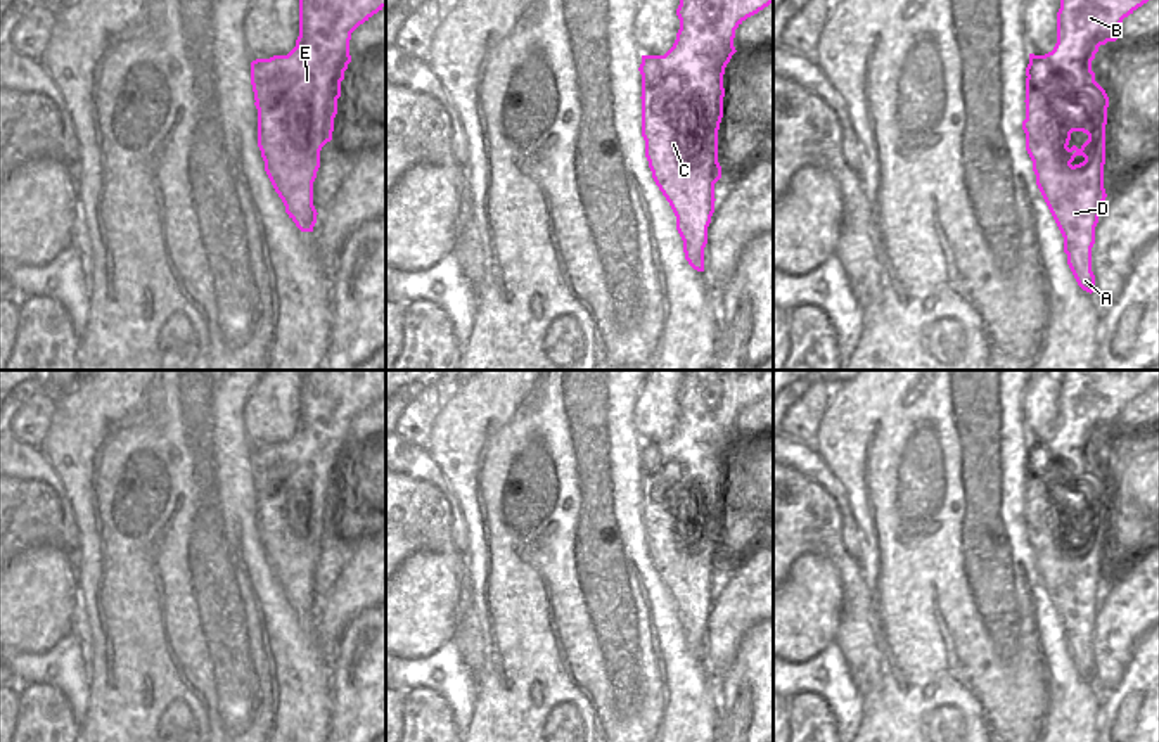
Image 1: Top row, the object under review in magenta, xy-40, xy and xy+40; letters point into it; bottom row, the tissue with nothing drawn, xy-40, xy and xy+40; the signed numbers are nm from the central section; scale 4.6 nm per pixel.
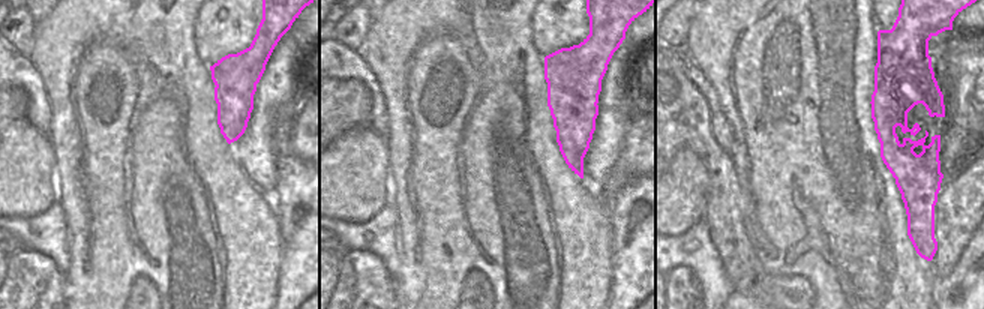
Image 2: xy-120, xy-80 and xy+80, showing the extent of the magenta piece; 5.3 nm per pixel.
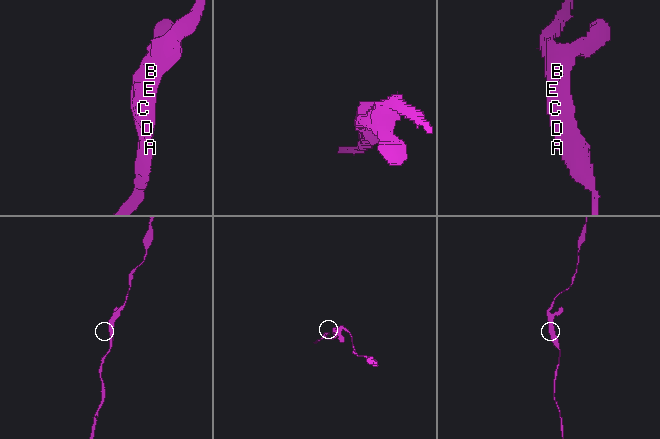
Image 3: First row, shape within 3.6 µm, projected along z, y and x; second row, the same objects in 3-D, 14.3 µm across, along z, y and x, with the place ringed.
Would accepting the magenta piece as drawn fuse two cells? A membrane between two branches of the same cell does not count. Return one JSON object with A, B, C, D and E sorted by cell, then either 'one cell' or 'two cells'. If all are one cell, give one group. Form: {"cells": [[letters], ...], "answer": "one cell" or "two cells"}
{"cells": [["A", "B", "C", "D", "E"]], "answer": "one cell"}

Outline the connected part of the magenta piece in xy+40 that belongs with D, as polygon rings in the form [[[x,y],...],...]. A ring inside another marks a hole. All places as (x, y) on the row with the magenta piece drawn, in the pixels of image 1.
[[[1060,0],[1060,9],[1057,12],[1057,43],[1053,50],[1045,55],[1029,54],[1029,64],[1026,67],[1026,119],[1022,121],[1026,150],[1033,161],[1036,185],[1064,237],[1067,265],[1078,285],[1090,294],[1095,289],[1095,275],[1092,272],[1095,227],[1102,213],[1102,204],[1107,197],[1104,189],[1104,164],[1109,107],[1105,90],[1095,81],[1092,61],[1095,59],[1100,45],[1117,40],[1123,19],[1147,2],[1149,0]],[[1073,131],[1083,131],[1088,135],[1088,140],[1079,149],[1076,145],[1071,149],[1067,147]]]

